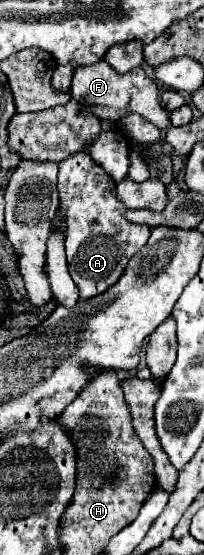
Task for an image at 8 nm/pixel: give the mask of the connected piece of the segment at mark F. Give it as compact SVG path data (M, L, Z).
M105 61L93 63L89 67L75 67L73 69L73 81L71 81L71 97L79 101L81 107L89 109L97 119L101 121L119 121L127 113L139 113L143 119L151 121L161 131L167 131L171 127L169 111L165 111L159 103L159 89L153 79L147 77L147 73L139 67L137 71L129 71L125 75L119 75L109 67Z

